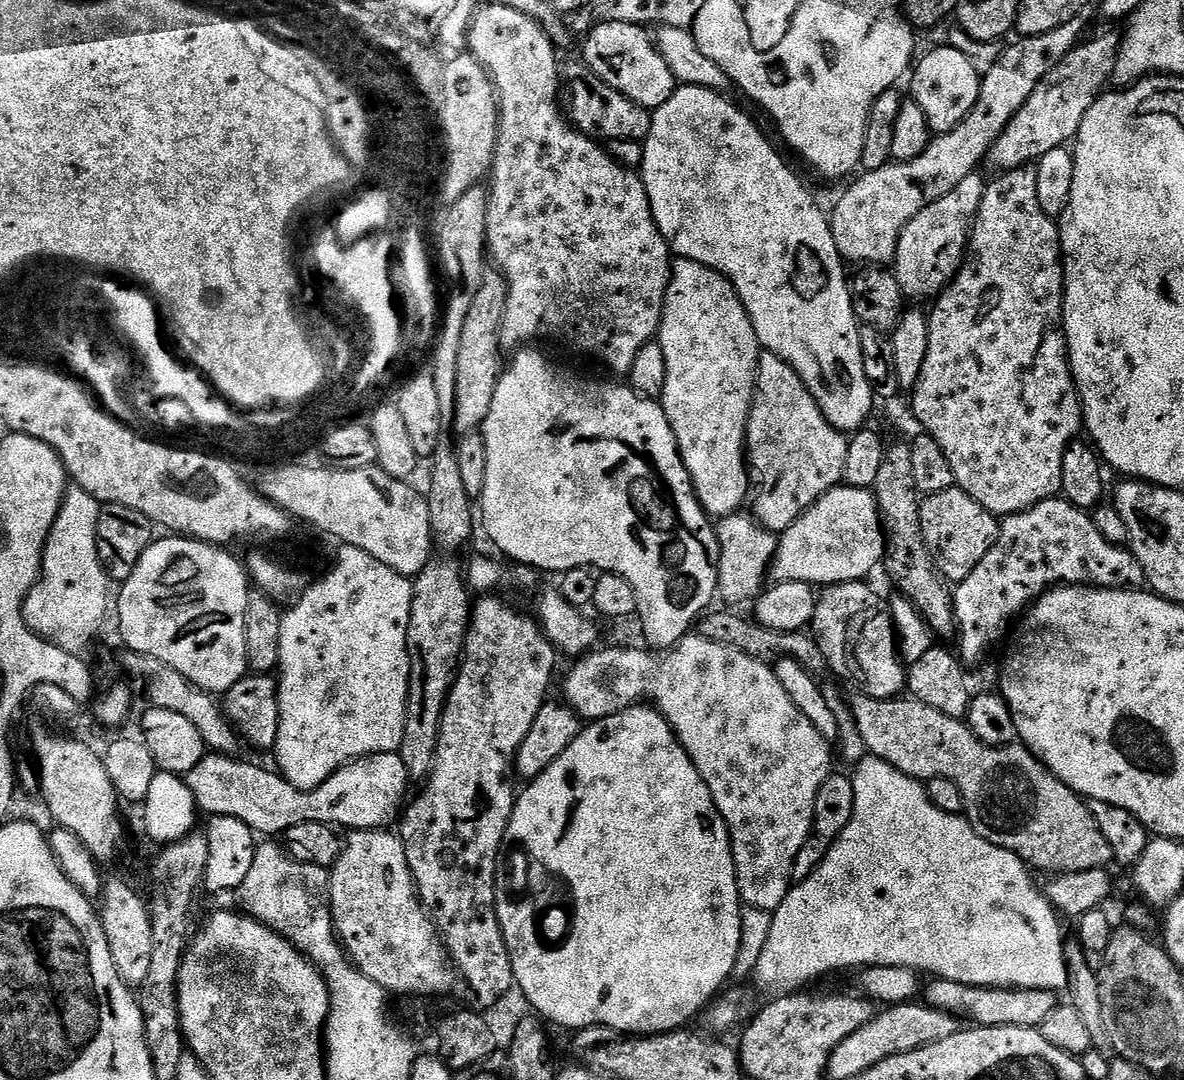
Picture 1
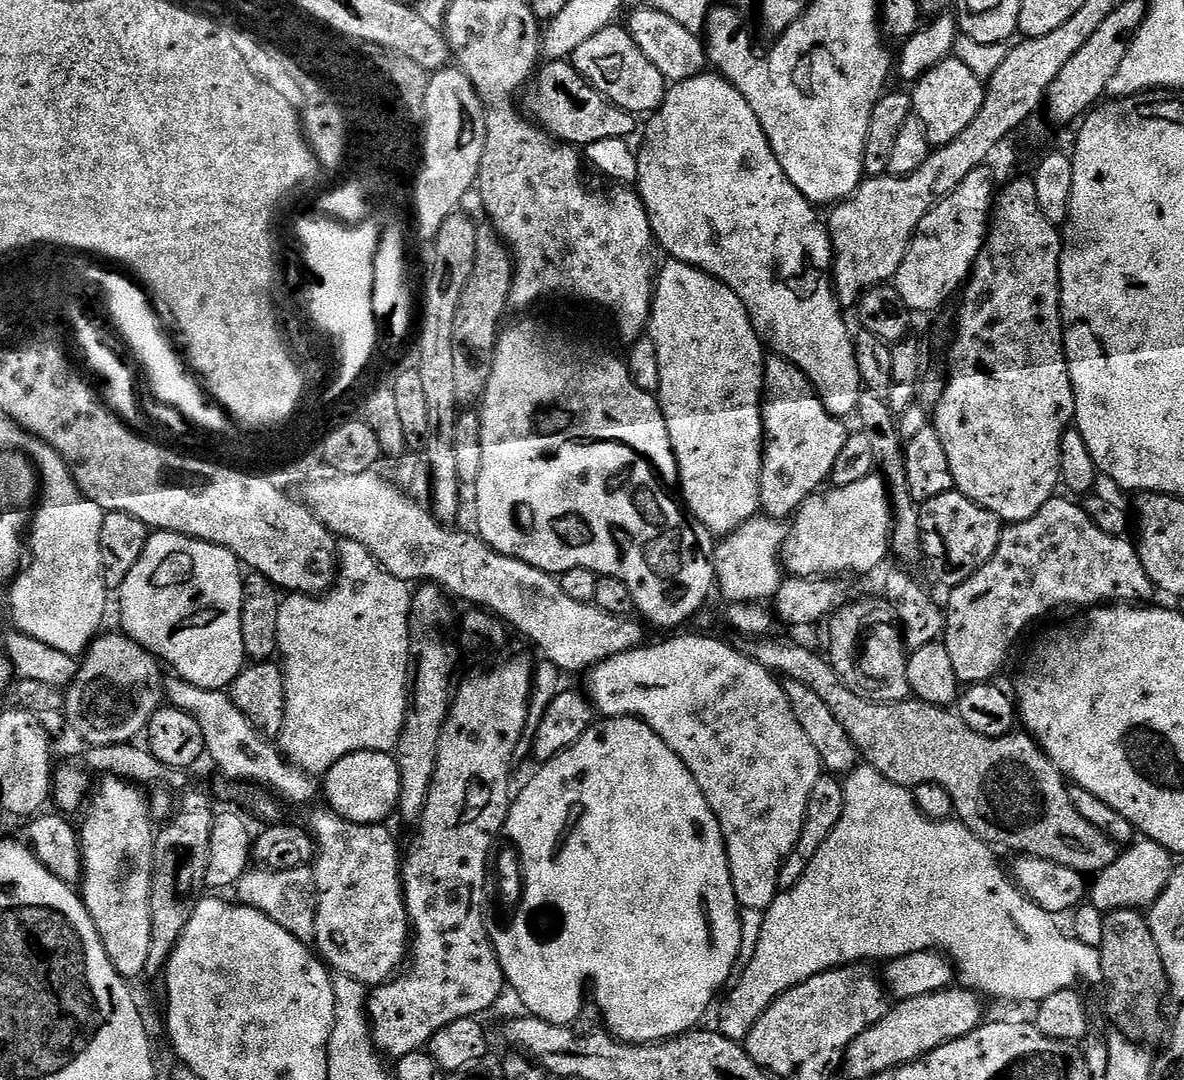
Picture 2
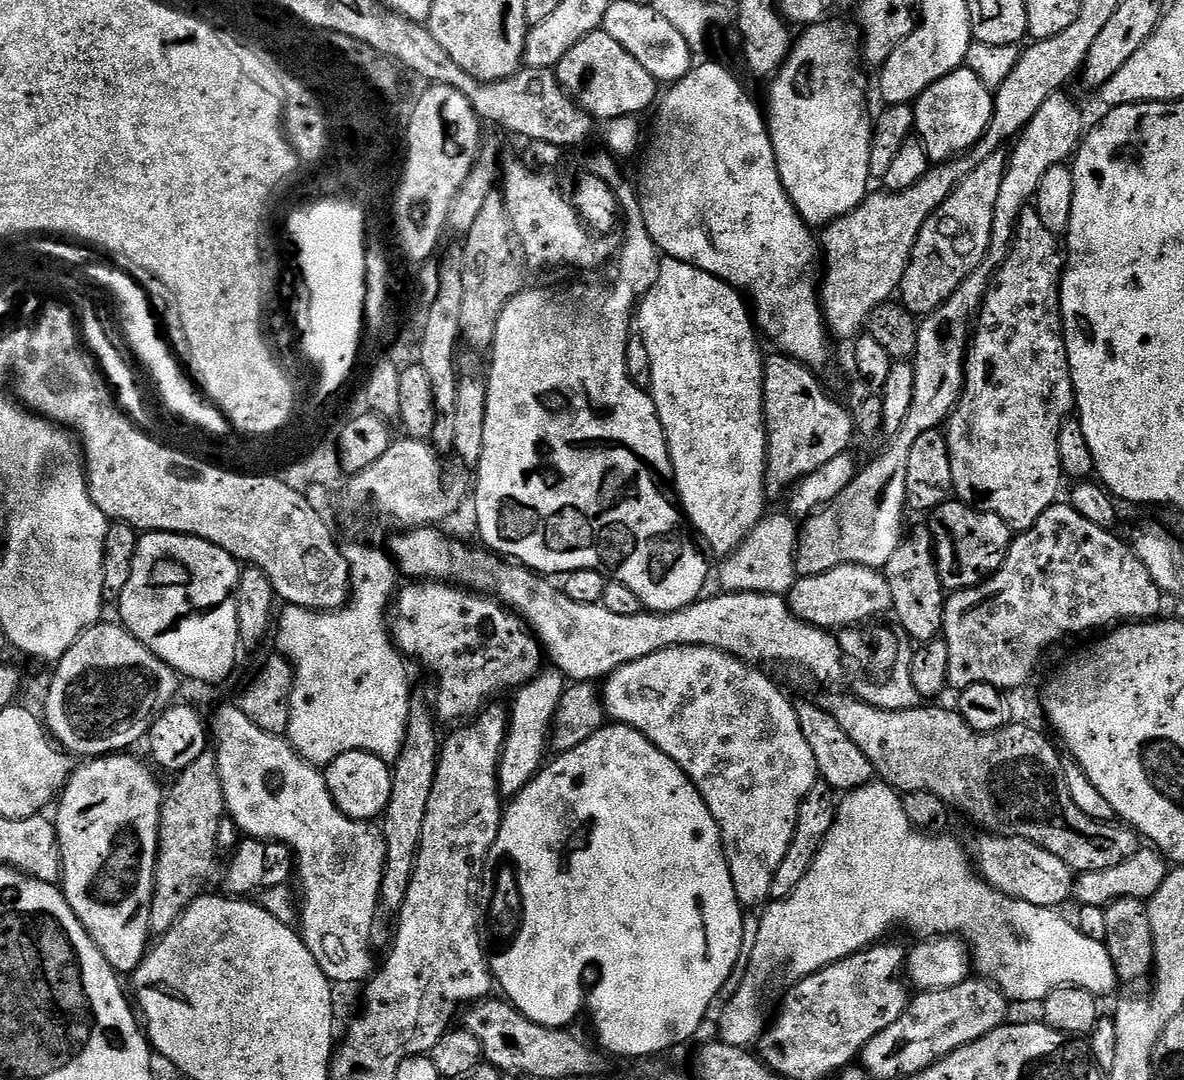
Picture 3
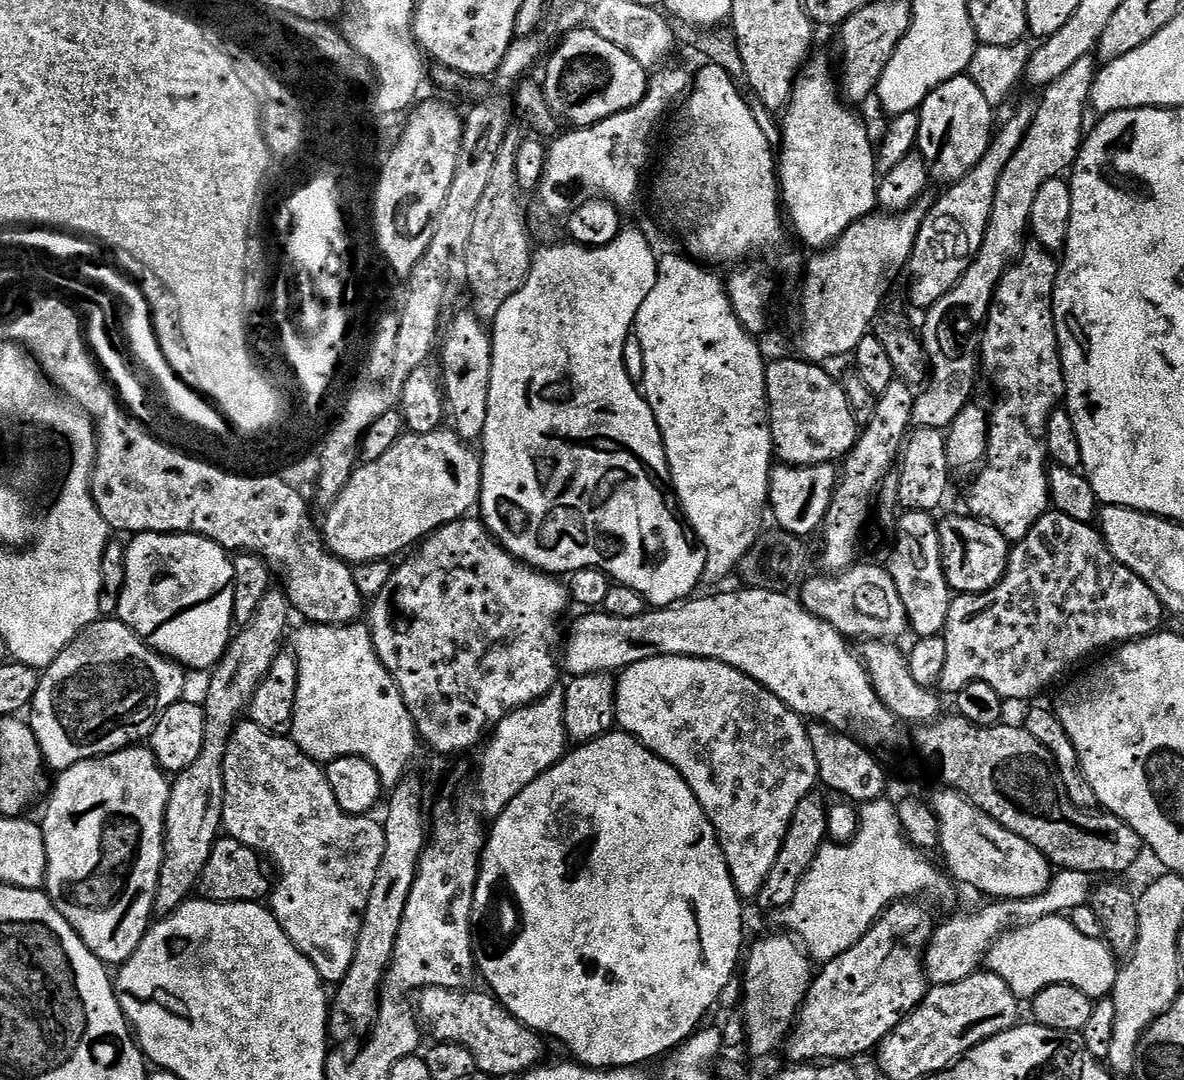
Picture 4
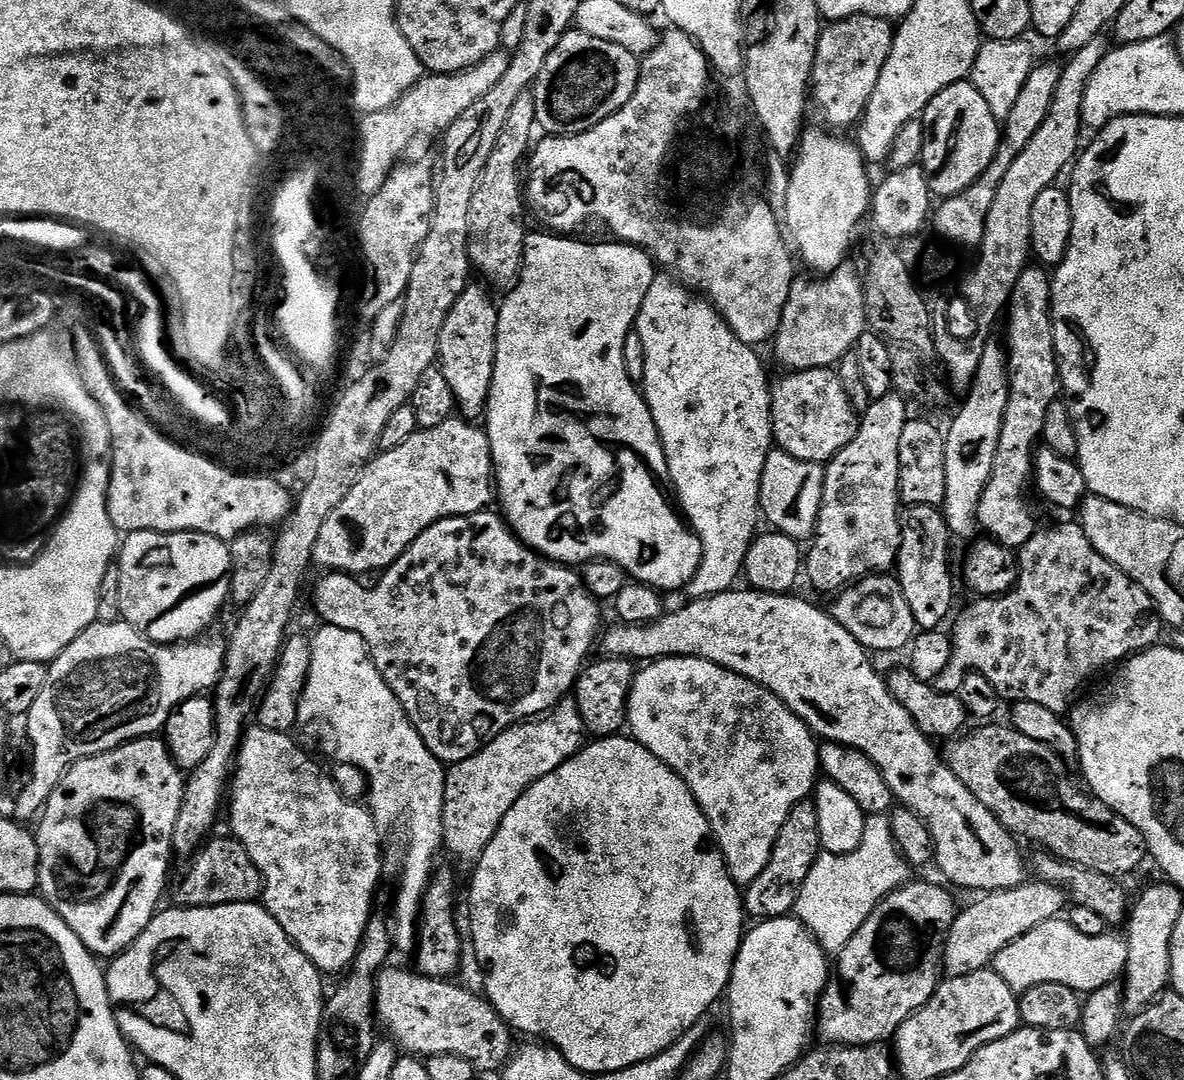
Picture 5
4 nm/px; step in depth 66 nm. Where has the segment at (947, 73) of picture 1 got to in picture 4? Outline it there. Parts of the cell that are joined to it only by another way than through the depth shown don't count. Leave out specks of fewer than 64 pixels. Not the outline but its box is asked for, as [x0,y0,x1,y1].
[918,76,994,186]

